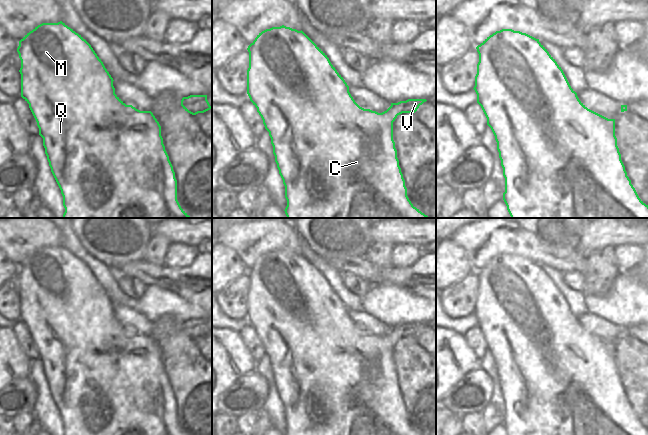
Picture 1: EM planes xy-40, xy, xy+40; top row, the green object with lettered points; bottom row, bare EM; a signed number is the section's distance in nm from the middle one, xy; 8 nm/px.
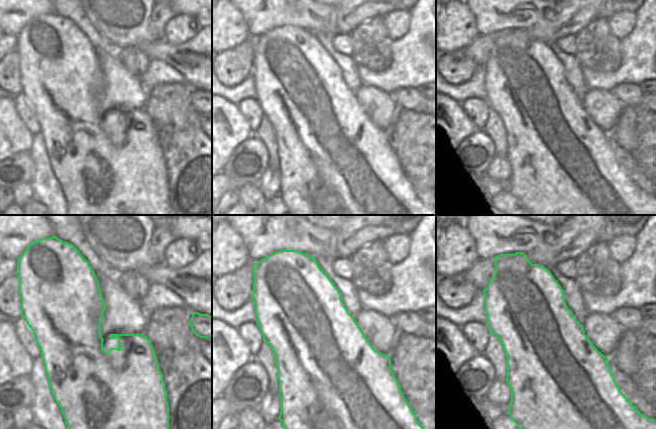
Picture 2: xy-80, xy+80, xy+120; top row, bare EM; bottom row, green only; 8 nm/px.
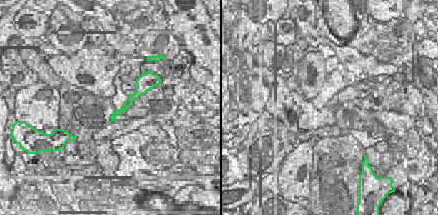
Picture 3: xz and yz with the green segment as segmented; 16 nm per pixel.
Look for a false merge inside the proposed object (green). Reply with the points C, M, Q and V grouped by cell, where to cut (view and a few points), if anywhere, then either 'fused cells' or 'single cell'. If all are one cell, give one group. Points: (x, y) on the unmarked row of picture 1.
C M Q V; no cut; single cell

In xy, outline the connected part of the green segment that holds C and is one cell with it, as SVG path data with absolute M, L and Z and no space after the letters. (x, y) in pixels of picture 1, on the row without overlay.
M284 249L259 257L247 274L249 276L247 318L257 332L271 362L275 386L285 410L287 430L284 435L419 435L407 420L407 412L393 364L393 346L402 337L415 337L419 330L427 325L426 323L408 323L391 327L391 330L382 337L360 331L351 320L349 310L331 288L327 279L302 254L298 255Z

